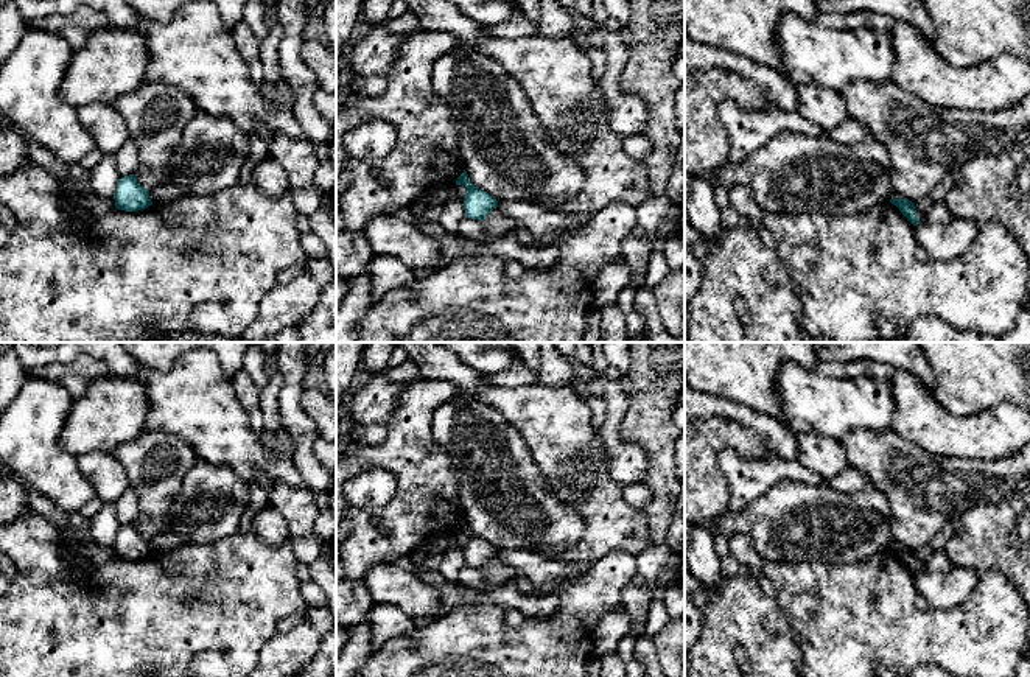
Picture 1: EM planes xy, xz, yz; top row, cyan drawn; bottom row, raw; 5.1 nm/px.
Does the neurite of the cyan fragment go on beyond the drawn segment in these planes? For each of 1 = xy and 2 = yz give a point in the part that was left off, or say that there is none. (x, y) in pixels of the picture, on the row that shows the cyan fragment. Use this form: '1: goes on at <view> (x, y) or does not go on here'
1: does not go on here
2: does not go on here

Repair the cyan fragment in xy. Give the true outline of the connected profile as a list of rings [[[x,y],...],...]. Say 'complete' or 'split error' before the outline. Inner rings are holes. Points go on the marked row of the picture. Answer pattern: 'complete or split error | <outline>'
complete | [[[134,174],[120,179],[114,199],[115,209],[124,212],[138,212],[152,205],[149,191],[137,182]]]

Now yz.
complete | [[[892,196],[890,202],[893,205],[896,205],[899,209],[899,212],[913,224],[920,224],[920,219],[918,219],[918,215],[916,215],[916,210],[915,210],[915,204],[909,199],[895,199]]]

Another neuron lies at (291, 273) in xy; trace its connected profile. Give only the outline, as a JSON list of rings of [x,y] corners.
[[[293,265],[293,266],[283,269],[277,277],[277,285],[286,285],[286,283],[293,282],[300,274],[303,274],[305,269],[307,269],[305,265]]]

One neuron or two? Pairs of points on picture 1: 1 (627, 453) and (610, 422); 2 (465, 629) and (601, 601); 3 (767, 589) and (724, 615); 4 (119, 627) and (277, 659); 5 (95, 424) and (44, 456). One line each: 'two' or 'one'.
1: one
2: one
3: two
4: two
5: two

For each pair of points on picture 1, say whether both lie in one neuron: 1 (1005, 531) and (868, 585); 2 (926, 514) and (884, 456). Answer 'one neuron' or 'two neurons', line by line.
1: two neurons
2: one neuron

